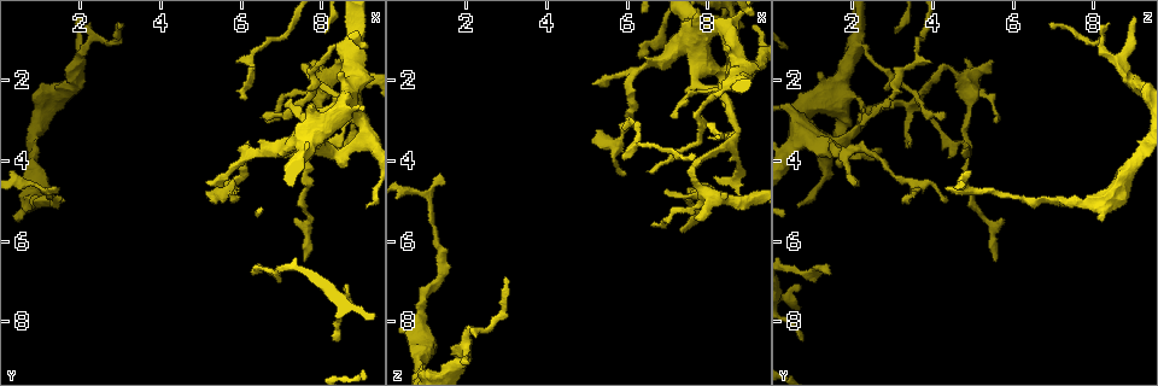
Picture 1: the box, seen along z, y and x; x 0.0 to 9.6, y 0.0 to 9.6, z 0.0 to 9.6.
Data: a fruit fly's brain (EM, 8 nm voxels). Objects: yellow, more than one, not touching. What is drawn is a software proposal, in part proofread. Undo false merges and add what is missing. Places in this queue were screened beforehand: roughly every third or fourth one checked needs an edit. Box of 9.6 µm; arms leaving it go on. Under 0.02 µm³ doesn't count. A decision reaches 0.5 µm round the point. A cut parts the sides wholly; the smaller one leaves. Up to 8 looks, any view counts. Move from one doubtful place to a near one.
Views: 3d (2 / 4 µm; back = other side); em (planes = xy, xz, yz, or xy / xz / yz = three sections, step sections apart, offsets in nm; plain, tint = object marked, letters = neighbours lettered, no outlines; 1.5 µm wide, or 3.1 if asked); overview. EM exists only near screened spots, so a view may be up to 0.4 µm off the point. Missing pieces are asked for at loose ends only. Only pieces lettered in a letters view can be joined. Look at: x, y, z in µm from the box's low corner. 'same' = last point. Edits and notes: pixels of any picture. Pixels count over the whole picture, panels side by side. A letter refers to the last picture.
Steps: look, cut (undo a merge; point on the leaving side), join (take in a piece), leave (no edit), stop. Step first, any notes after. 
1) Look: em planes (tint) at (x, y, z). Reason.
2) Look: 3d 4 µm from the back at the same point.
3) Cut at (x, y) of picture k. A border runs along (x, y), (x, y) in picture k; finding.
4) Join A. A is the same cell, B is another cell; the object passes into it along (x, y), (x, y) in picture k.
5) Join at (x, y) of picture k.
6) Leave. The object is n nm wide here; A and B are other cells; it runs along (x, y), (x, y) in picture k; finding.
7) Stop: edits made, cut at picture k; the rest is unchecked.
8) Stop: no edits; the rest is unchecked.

Look: em planes (letters) at (8.45, 1.75, 1.10). An open end.

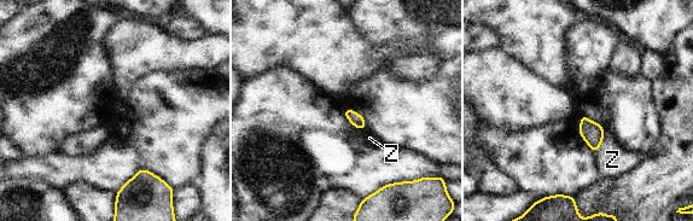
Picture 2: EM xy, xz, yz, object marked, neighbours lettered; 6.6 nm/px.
Leave. Z is another cell; a border runs along (605, 131), (600, 146), (593, 152) in picture 2; no lettered piece goes on from it.

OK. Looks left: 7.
Look: em planes (letters) at (8.65, 2.60, 3.45). Three arms meet.

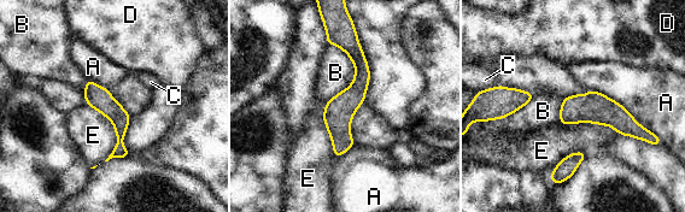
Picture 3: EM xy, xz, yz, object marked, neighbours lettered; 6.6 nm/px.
Leave. A, B, C, D and E are other cells; it runs along (339, 34), (359, 86), (337, 152) in picture 3; one neuron here.

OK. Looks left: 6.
Look: 3d 4 µm at (7.75, 4.40, 4.80). A narrow waist.

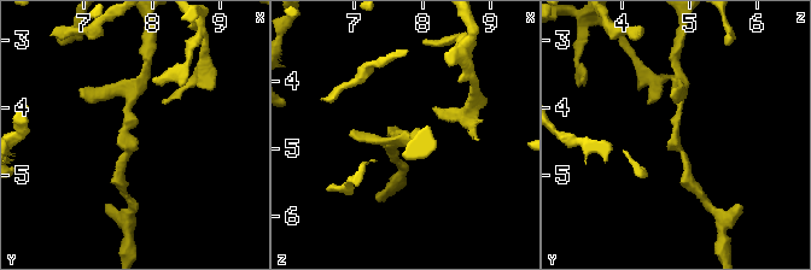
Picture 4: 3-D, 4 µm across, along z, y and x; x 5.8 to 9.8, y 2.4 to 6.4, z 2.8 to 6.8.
Look: em planes (letters) at (7.70, 4.40, 4.80). Now the EM.

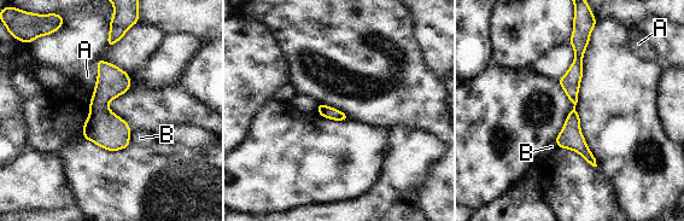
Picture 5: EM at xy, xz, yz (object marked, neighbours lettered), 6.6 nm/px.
Leave. A and B are other cells; a border runs along (132, 132), (129, 143) in picture 5; one neuron here.

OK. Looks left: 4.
Stop: no edits; the rest is unchecked.

